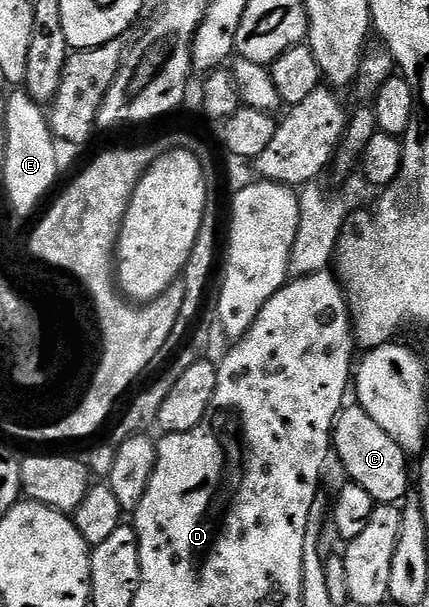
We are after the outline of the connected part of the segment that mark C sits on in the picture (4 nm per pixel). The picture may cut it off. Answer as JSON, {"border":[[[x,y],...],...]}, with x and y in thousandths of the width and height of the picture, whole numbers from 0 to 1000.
{"border":[[[821,664],[793,675],[774,708],[774,738],[781,758],[786,753],[795,769],[811,778],[809,791],[834,796],[834,802],[855,809],[879,829],[923,832],[953,817],[953,755],[937,736],[928,736],[928,730],[918,730],[918,723],[909,723],[909,717],[900,717],[900,710],[890,710],[890,703],[881,703],[881,697],[872,697],[872,690],[862,690],[862,684],[853,684],[837,666]]]}

